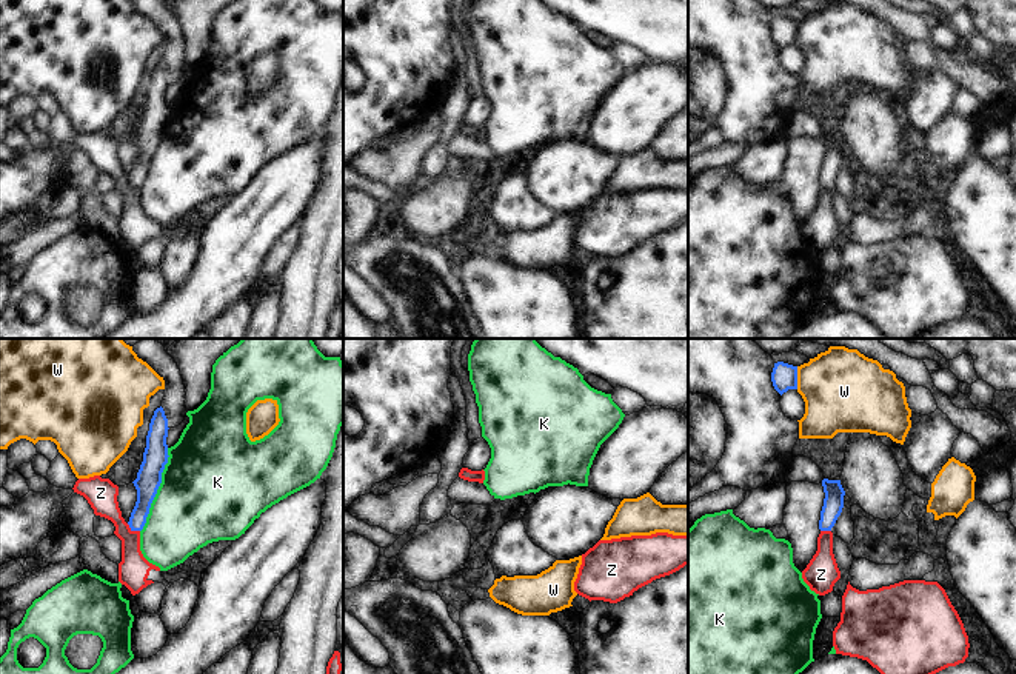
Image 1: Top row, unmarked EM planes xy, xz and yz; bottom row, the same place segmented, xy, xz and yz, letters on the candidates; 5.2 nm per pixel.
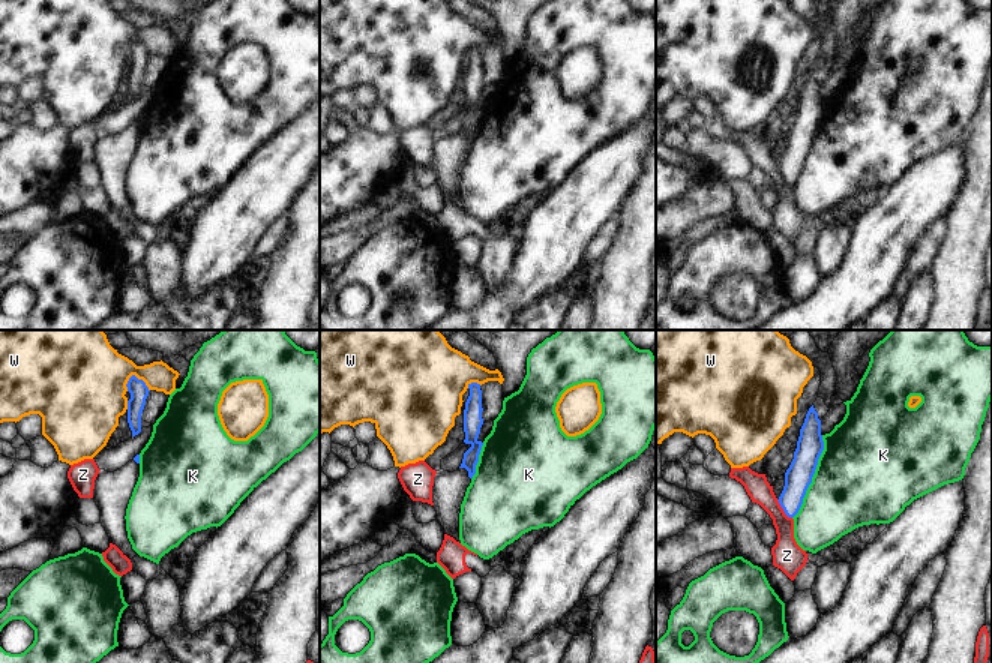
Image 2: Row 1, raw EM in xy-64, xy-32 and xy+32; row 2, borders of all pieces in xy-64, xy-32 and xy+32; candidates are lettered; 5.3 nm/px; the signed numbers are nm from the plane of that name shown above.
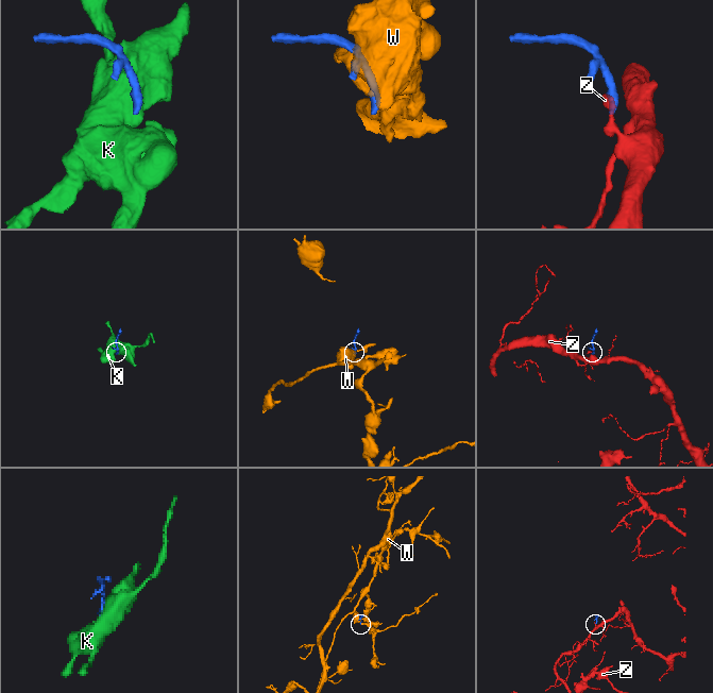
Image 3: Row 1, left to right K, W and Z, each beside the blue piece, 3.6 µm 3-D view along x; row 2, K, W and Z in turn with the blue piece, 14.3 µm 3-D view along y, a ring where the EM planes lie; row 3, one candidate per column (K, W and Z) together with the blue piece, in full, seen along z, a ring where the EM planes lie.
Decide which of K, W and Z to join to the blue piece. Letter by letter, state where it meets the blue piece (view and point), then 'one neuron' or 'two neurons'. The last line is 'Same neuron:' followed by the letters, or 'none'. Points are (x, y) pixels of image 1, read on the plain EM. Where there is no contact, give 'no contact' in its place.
K: xy (157, 143) | two neurons
W: yz (796, 33) | two neurons
Z: xy (133, 185) | two neurons
Same neuron: none

